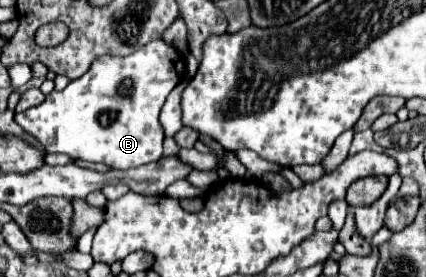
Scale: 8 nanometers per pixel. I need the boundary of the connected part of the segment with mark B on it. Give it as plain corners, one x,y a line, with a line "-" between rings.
162,39
150,41
128,57
102,55
100,59
94,59
86,75
72,81
64,91
52,91
46,95
42,105
32,107
24,113
16,113
16,123
20,123
24,131
34,135
42,143
46,153
64,153
74,161
82,159
90,163
106,163
112,169
132,169
154,163
162,159
164,141
164,129
158,121
158,115
166,97
178,85
184,71
184,55

